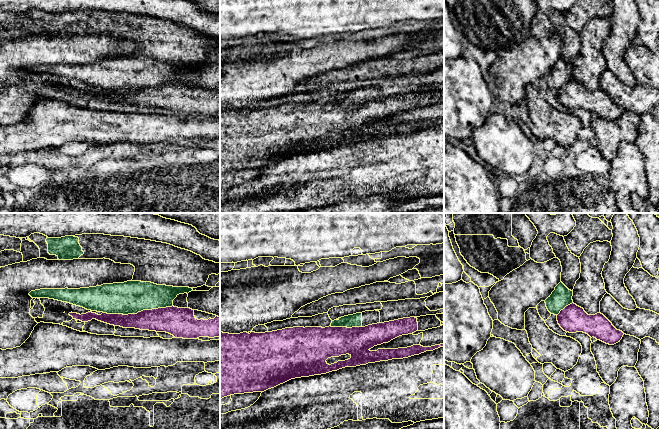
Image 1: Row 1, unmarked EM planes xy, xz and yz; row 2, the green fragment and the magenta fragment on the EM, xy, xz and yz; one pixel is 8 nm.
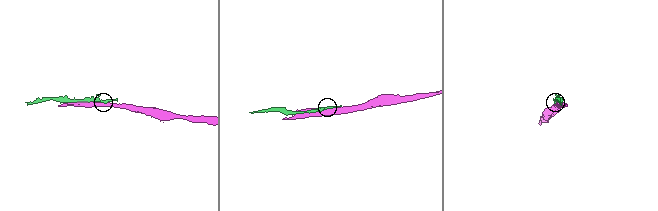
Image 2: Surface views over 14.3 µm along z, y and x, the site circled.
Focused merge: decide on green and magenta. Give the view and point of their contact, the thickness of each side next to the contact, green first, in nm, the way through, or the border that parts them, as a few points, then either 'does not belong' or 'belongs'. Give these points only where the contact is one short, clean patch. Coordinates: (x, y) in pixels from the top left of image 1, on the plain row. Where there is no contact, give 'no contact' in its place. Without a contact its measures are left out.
meets green in xy at (137, 88); 260 nm thick on the green side, 190 nm on the other; does not belong

